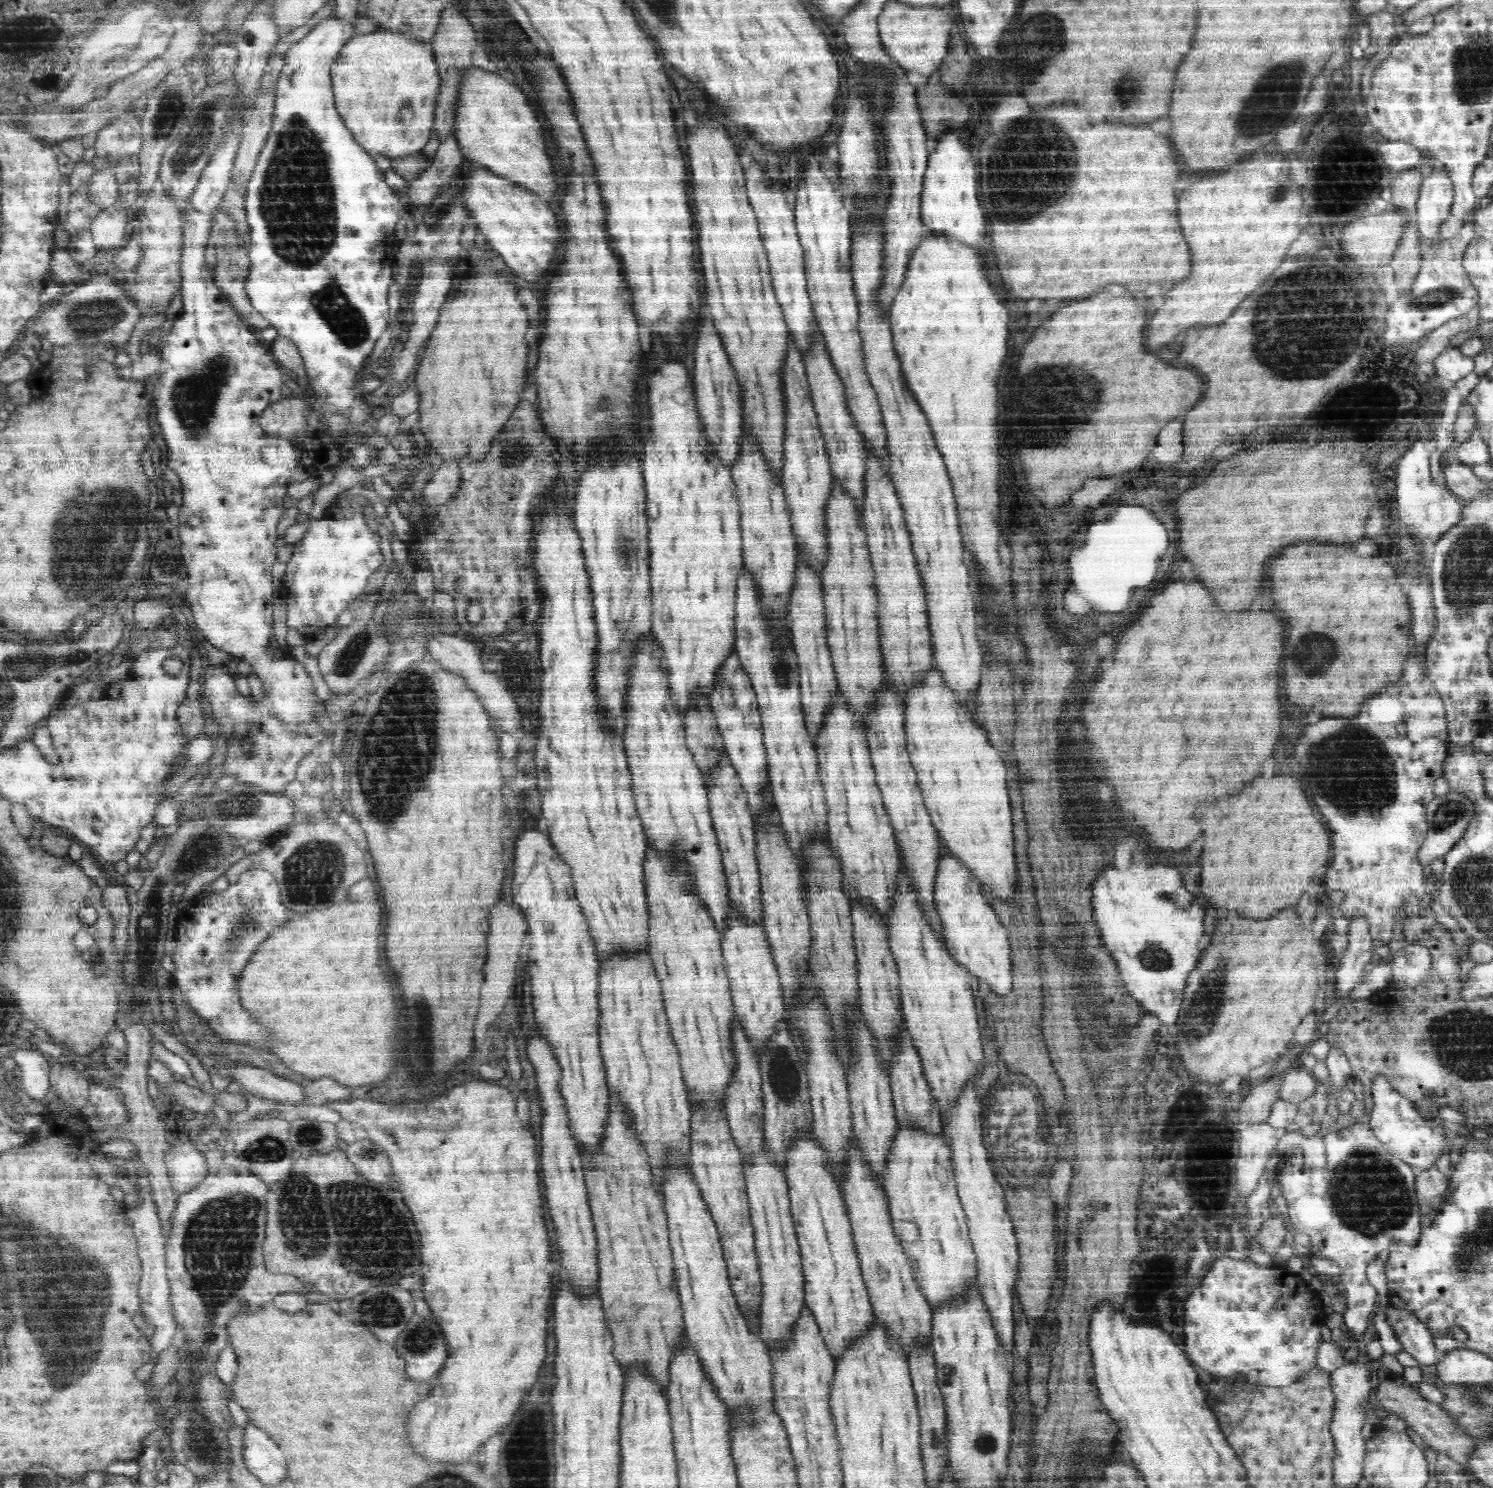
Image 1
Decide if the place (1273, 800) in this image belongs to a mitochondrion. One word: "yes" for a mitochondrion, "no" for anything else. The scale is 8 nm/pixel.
no

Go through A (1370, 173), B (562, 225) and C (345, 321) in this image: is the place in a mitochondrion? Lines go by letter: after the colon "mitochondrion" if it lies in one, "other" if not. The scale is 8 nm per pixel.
A: mitochondrion
B: other
C: mitochondrion

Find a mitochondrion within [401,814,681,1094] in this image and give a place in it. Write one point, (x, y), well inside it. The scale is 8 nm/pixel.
(422, 1051)

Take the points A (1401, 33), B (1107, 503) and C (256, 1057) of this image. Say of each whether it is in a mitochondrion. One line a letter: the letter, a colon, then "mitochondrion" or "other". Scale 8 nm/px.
A: other
B: other
C: other

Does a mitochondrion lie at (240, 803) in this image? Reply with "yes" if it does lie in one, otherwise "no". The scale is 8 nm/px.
yes

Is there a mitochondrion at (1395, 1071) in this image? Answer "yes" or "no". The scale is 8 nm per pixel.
no

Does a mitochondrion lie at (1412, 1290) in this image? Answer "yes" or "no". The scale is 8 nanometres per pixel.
no

